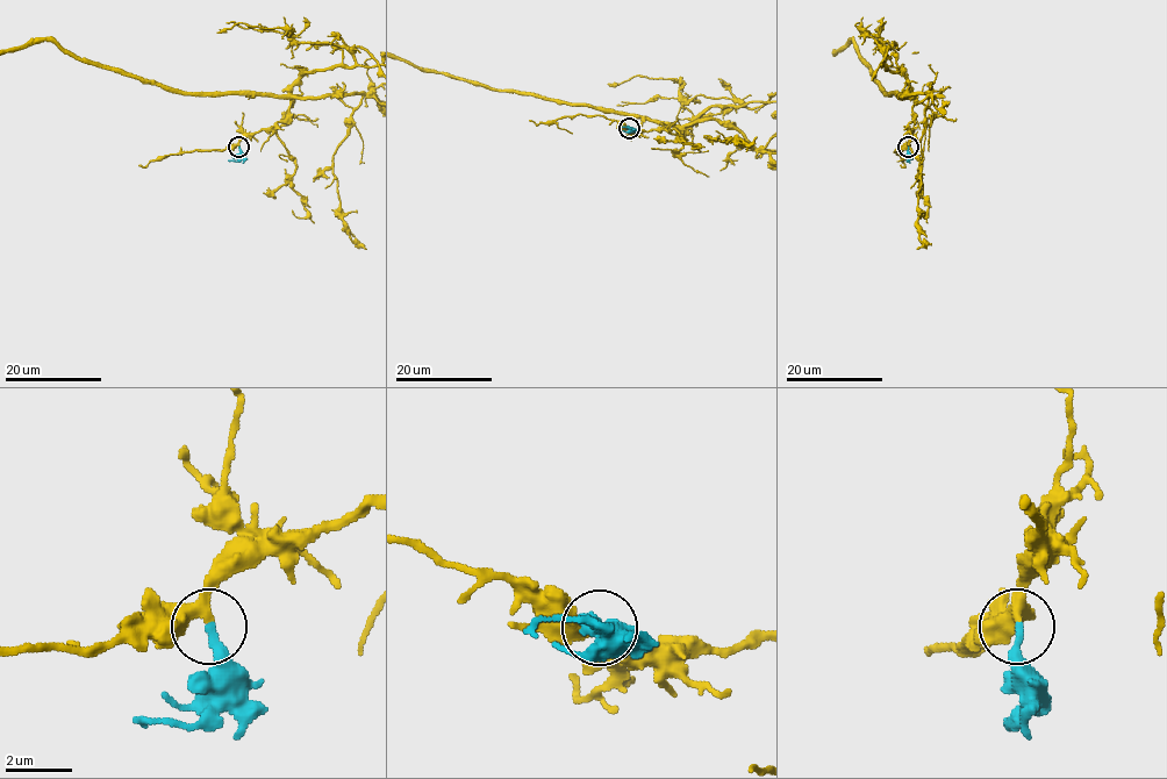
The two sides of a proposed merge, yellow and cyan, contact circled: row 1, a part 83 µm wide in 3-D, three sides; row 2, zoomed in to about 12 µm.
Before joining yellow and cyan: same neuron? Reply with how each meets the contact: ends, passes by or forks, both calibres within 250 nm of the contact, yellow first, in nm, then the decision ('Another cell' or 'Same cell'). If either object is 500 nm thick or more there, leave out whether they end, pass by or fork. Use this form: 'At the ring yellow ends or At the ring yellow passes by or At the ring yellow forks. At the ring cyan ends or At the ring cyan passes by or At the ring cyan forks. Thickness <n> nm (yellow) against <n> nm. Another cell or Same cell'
At the ring yellow passes by. At the ring cyan ends. Thickness 360 nm (yellow) against 260 nm. Same cell

